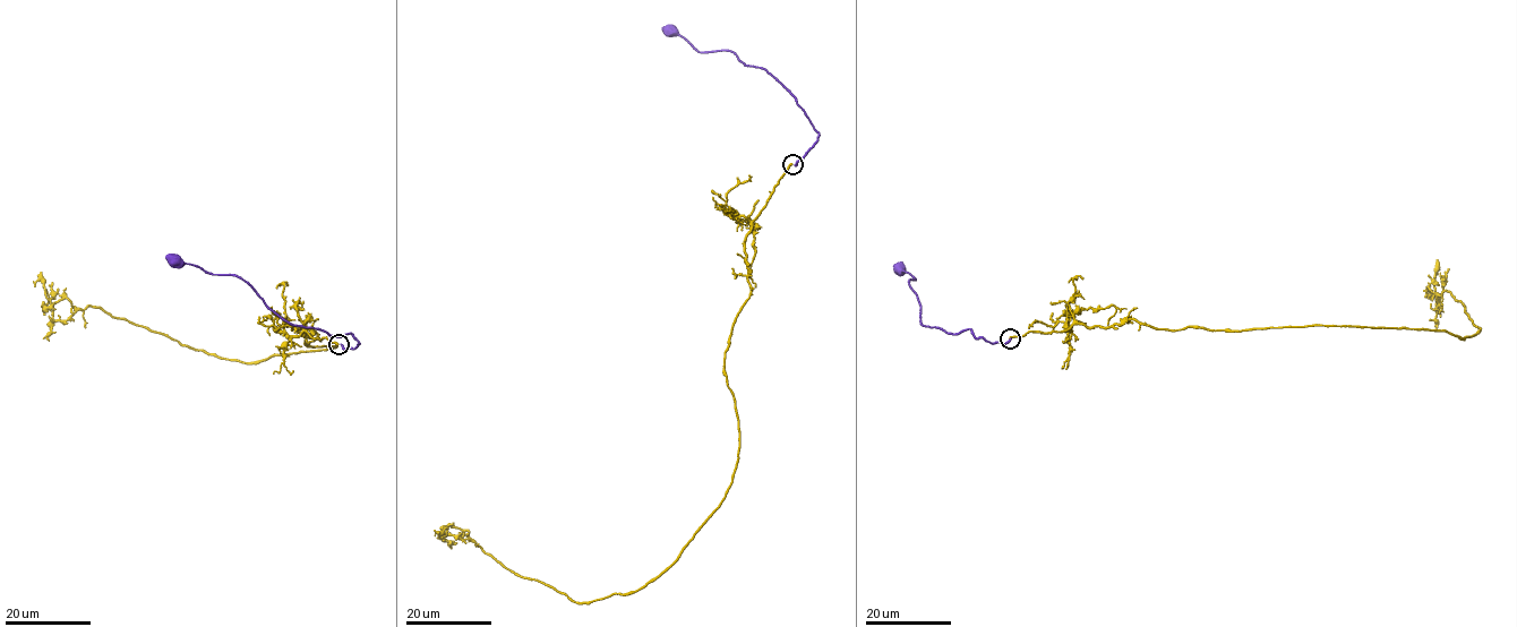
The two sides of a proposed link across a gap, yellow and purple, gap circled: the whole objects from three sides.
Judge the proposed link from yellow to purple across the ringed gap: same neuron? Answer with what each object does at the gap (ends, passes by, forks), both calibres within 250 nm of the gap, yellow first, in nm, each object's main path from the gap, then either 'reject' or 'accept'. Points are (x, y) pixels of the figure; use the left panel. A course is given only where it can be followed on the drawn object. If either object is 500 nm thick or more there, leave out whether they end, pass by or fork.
yellow ends | purple ends | 280/240 nm | yellow via (339, 344), (302, 334), (313, 329), (305, 344), (337, 348), (239, 362), (91, 306), (54, 320), (33, 281) | purple via (340, 344), (348, 350), (359, 343), (351, 333), (331, 336), (283, 320), (241, 278), (210, 274), (173, 260) | accept

